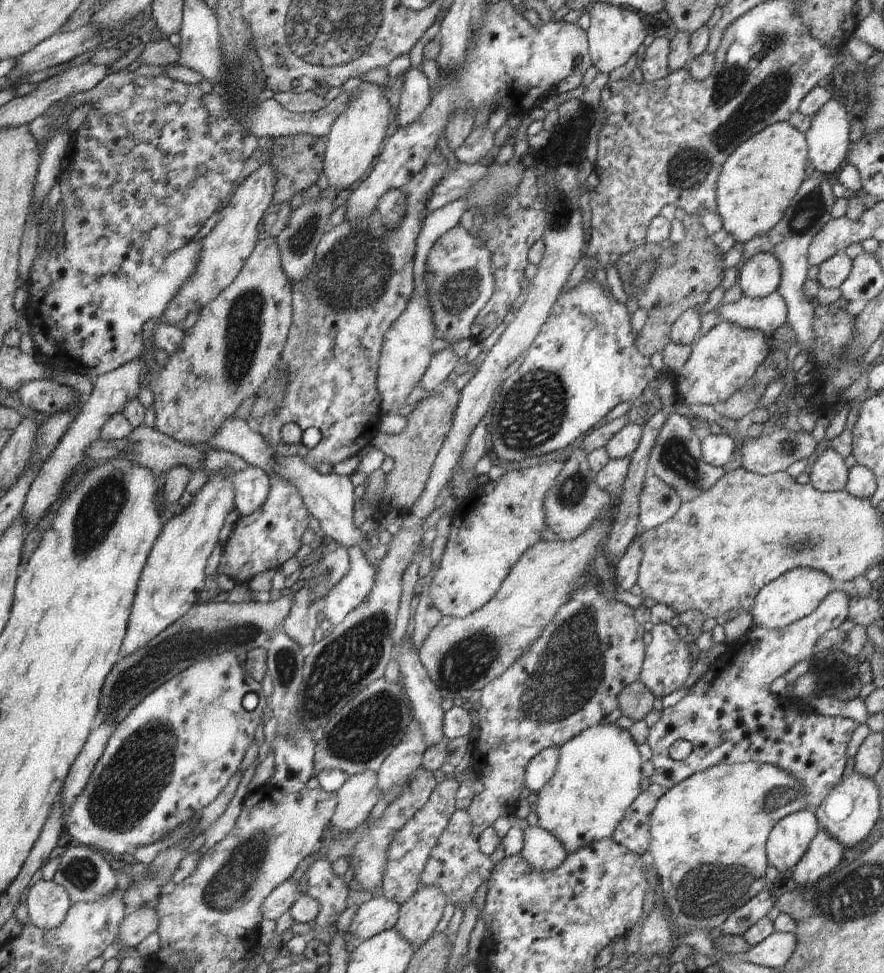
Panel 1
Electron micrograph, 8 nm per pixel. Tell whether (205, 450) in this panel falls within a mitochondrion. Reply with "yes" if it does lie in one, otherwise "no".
no

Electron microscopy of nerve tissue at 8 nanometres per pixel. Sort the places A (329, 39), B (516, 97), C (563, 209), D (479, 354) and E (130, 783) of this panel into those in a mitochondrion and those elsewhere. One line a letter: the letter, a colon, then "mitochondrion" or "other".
A: mitochondrion
B: other
C: mitochondrion
D: other
E: mitochondrion

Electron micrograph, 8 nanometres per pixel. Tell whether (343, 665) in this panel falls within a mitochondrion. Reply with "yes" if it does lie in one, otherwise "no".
yes

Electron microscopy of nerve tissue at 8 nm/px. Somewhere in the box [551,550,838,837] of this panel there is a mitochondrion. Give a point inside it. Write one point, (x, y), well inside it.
(777, 798)

